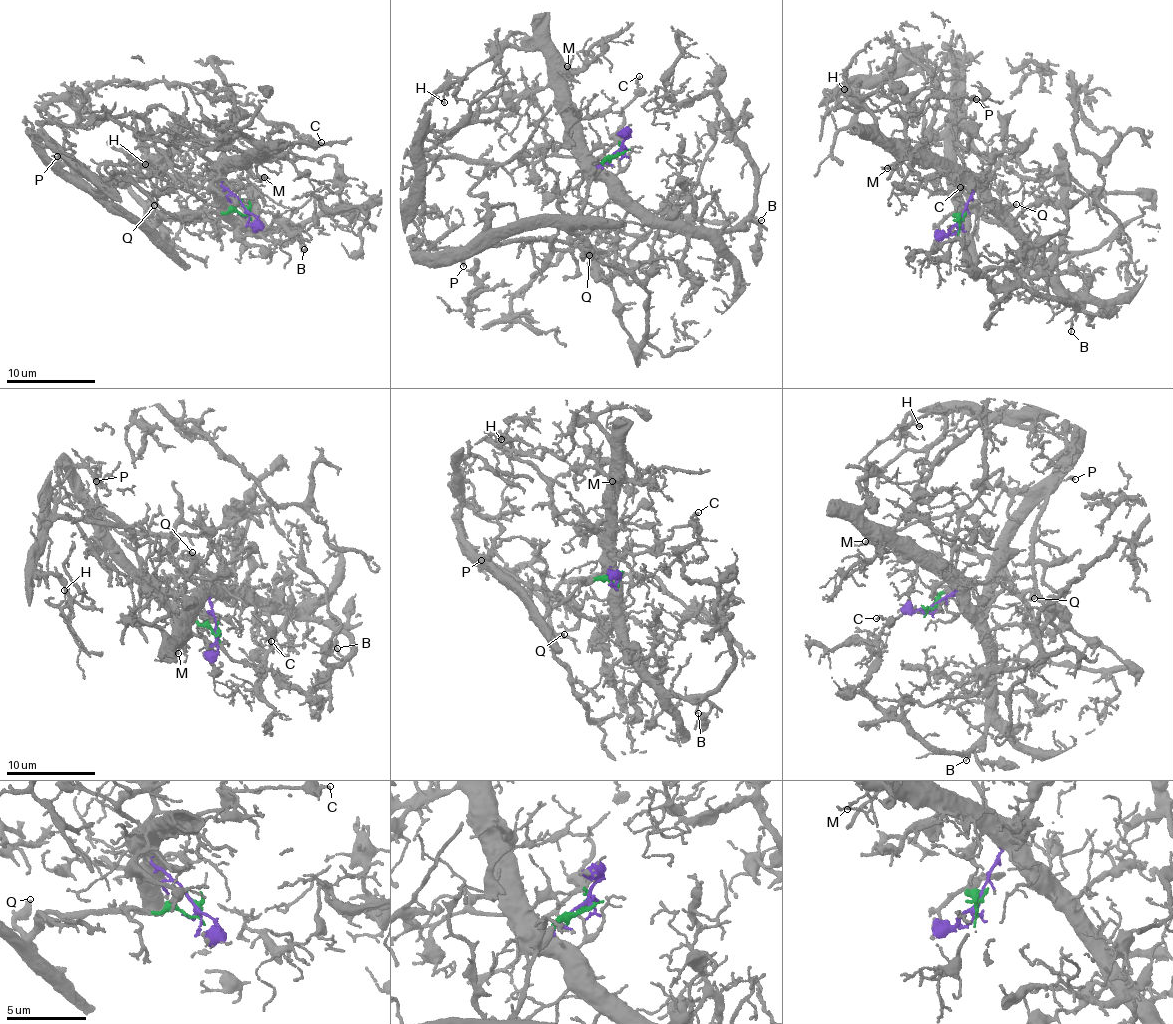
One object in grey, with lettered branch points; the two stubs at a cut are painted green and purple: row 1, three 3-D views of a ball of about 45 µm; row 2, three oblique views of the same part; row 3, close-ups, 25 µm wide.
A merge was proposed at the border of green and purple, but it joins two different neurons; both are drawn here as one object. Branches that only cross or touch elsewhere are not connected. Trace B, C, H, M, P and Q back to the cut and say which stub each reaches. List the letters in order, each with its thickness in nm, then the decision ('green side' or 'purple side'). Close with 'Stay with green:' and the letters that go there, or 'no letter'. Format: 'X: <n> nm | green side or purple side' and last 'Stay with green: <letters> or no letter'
B: 170 nm | purple side
C: 120 nm | purple side
H: 140 nm | green side
M: 110 nm | purple side
P: 190 nm | green side
Q: 320 nm | green side
Stay with green: H, P, Q

